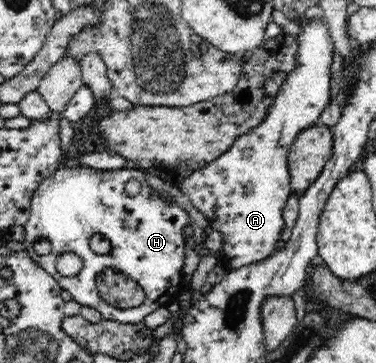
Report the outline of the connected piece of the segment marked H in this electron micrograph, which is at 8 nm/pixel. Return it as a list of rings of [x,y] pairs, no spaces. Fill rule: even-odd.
[[[75,164],[72,166],[60,165],[52,175],[44,178],[33,193],[30,202],[29,219],[22,225],[24,230],[24,240],[22,244],[28,256],[49,273],[62,290],[67,290],[72,294],[72,300],[81,306],[95,308],[102,314],[102,320],[109,322],[119,322],[121,324],[137,324],[143,321],[145,316],[155,312],[157,308],[174,309],[178,296],[182,292],[185,280],[182,274],[183,264],[185,264],[185,228],[191,225],[189,214],[174,201],[157,195],[157,190],[149,185],[149,180],[142,169],[132,165],[117,169],[101,169],[85,164]],[[129,178],[140,181],[142,189],[134,198],[130,198],[123,186]],[[93,234],[100,234],[109,240],[110,250],[105,254],[97,254],[89,245]],[[44,236],[52,244],[52,251],[48,255],[37,255],[33,249],[33,241]],[[73,253],[82,260],[81,270],[75,276],[63,276],[57,270],[57,258],[63,254]],[[115,269],[130,276],[144,290],[145,302],[135,308],[120,309],[111,306],[99,294],[97,289],[97,274],[103,270]]]

